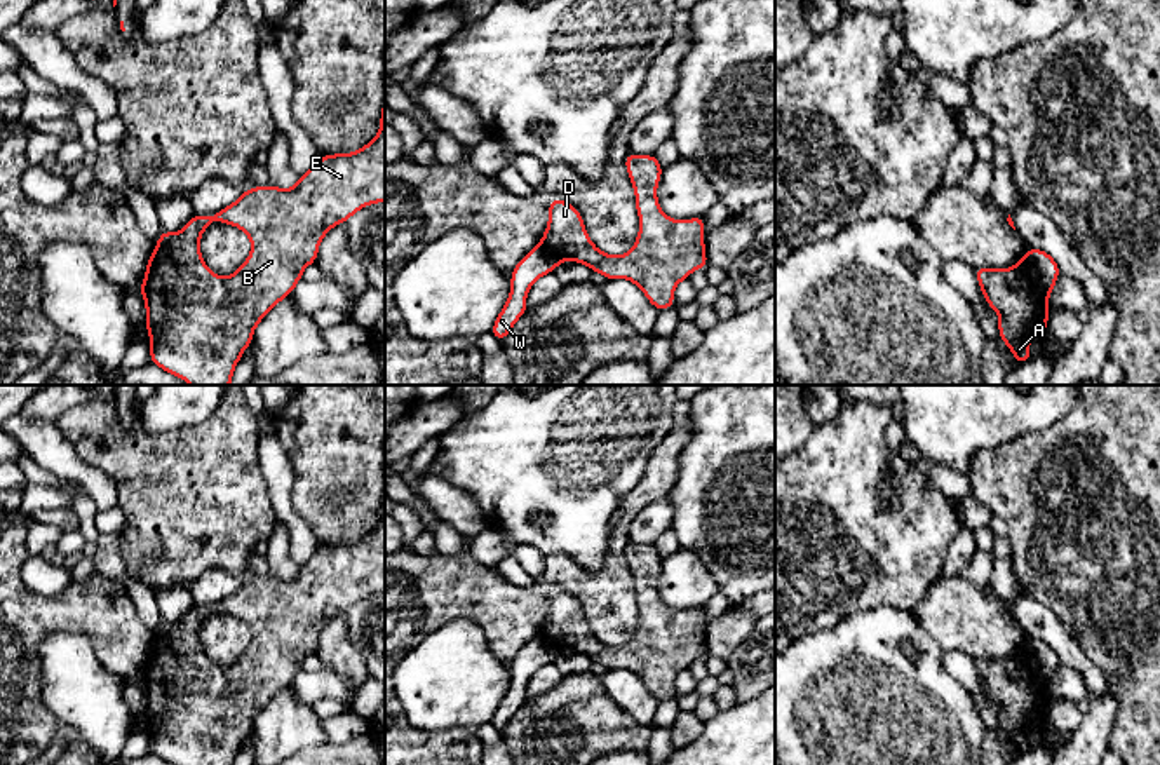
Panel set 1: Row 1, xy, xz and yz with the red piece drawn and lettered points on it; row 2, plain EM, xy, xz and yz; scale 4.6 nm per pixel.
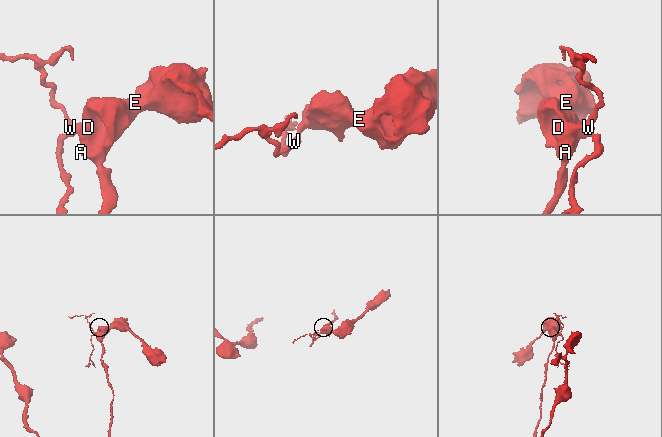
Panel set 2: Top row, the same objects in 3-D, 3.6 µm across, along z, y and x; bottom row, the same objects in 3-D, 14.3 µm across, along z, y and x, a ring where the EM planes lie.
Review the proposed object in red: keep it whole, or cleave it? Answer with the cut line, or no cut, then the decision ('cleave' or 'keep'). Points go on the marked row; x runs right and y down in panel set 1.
yz (1025, 255), (1033, 276), (1049, 291) | cleave

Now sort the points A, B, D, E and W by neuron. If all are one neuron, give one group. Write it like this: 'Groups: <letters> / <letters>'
Groups: A B D E / W

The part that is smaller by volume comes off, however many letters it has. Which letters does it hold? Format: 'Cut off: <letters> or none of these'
Cut off: W

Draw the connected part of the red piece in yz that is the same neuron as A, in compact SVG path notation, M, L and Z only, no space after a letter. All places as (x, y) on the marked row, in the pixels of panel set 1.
M1026 254L1010 268L975 268L988 305L998 314L998 333L1017 364L1031 361L1029 340L1047 333L1050 291L1035 277Z

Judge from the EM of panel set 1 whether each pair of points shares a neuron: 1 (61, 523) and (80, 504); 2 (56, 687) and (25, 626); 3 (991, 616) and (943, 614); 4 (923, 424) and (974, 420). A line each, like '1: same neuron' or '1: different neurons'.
1: different neurons
2: different neurons
3: same neuron
4: same neuron

